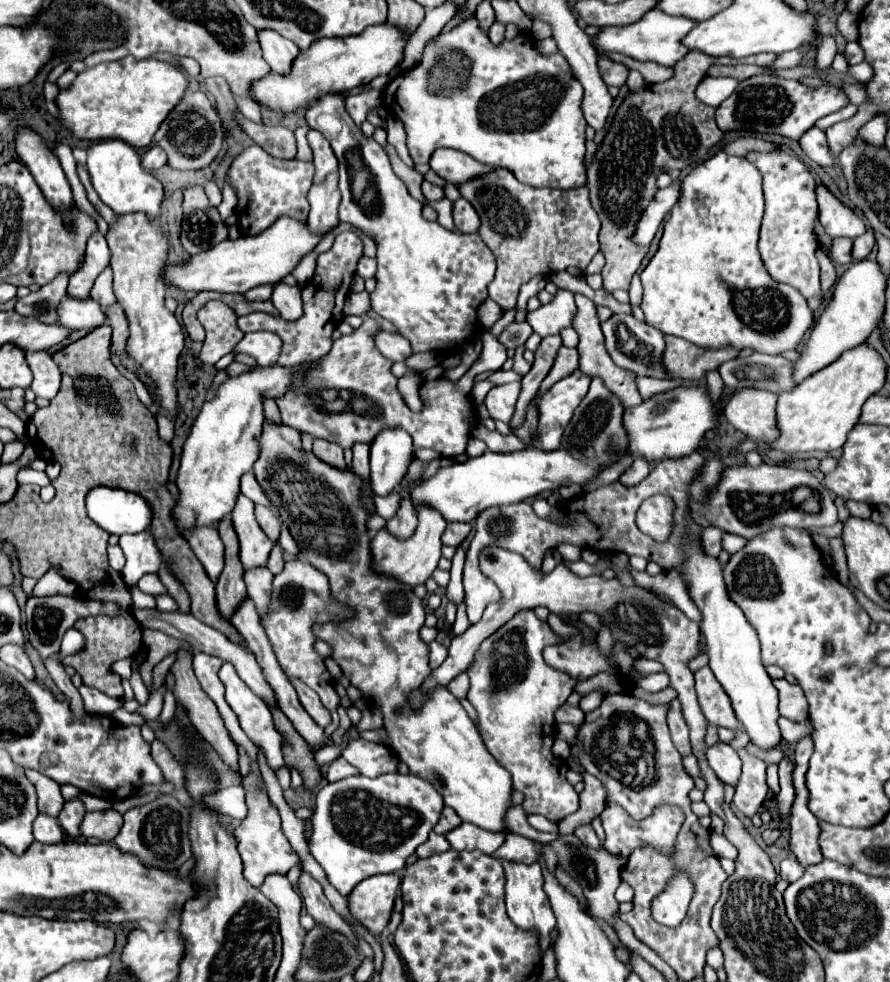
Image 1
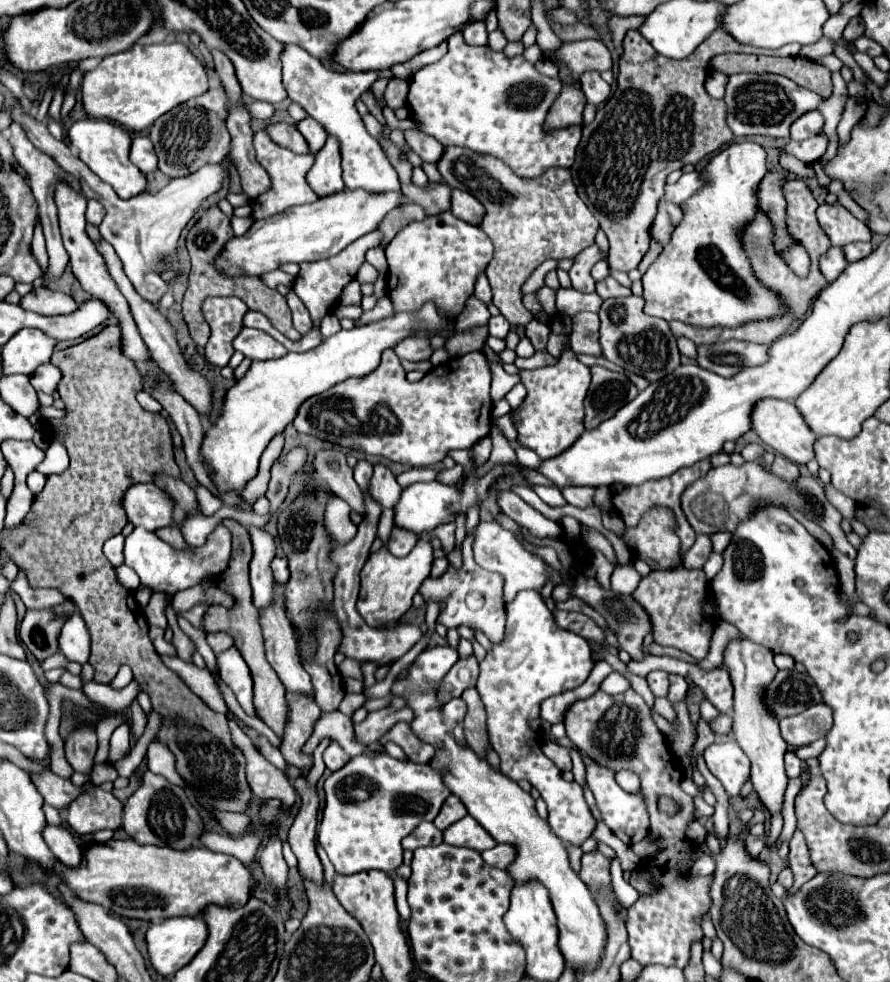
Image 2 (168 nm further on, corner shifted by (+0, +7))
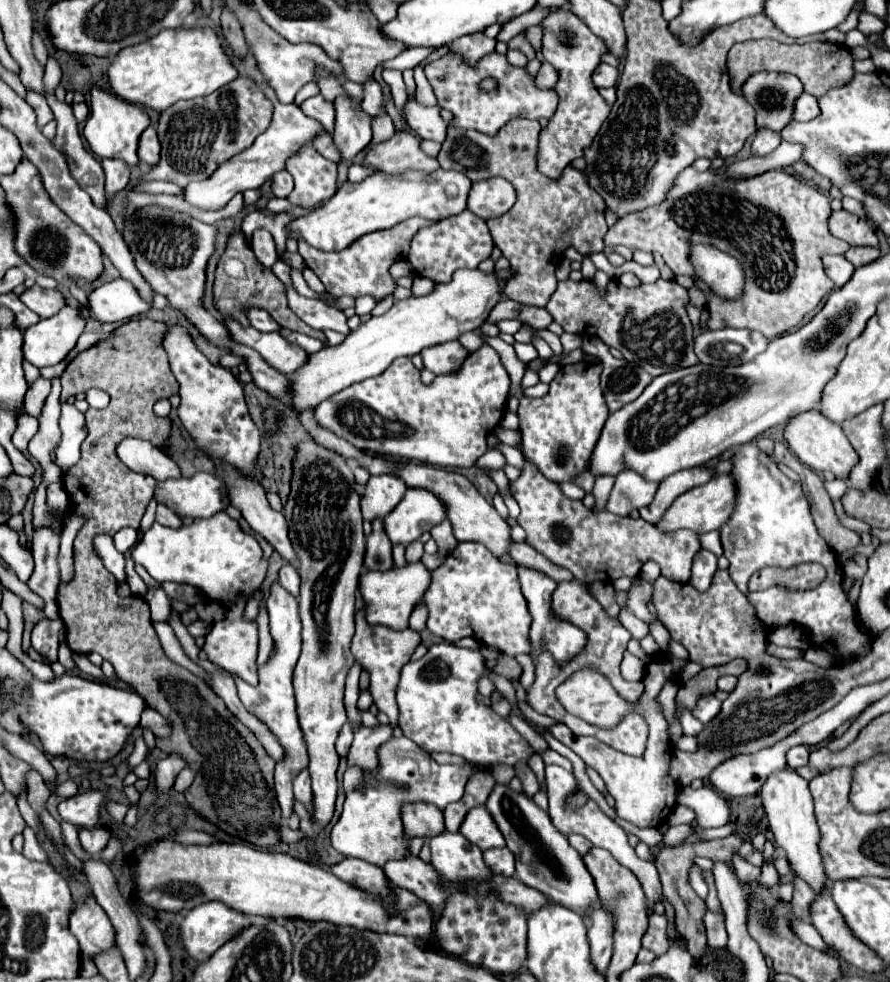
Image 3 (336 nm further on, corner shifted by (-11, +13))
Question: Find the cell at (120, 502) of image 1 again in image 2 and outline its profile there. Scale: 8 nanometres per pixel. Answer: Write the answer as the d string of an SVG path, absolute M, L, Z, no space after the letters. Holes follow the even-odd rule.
M154 483L132 485L122 497L122 509L132 525L148 531L166 527L172 521L172 499Z

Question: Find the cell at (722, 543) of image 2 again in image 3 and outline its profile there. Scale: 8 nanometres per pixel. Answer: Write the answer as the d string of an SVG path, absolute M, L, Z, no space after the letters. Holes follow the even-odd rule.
M711 531L711 533L705 533L705 535L699 535L699 543L701 543L701 549L707 549L707 551L715 553L717 557L723 555L721 541L719 541L719 531Z

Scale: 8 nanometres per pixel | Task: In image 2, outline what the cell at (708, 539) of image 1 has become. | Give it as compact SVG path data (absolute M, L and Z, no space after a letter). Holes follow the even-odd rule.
M698 535L696 543L690 547L690 551L684 555L684 567L696 567L702 569L704 561L712 553L712 541L710 535Z

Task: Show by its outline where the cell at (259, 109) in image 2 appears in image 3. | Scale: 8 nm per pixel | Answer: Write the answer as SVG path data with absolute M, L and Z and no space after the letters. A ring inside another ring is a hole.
M237 77L207 97L179 101L167 107L167 111L161 111L157 125L161 161L141 179L171 181L179 187L185 187L191 181L207 179L221 163L251 147L255 137L269 127L271 115L273 103L263 95L251 77Z

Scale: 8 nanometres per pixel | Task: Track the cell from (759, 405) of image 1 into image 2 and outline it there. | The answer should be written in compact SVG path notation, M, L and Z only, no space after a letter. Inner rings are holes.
M776 399L758 401L756 409L752 409L752 431L756 431L762 443L766 443L776 453L784 455L794 463L808 463L814 457L812 443L816 441L816 435L808 429L800 411L790 401L776 401Z

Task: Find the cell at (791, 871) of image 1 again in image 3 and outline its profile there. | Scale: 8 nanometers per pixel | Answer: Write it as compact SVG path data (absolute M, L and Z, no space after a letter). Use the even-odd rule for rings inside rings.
M795 879L793 881L795 885L795 891L793 891L793 901L791 901L791 907L793 907L793 913L801 919L807 919L809 917L809 907L815 899L811 887L807 887L807 883L803 883L803 879Z

